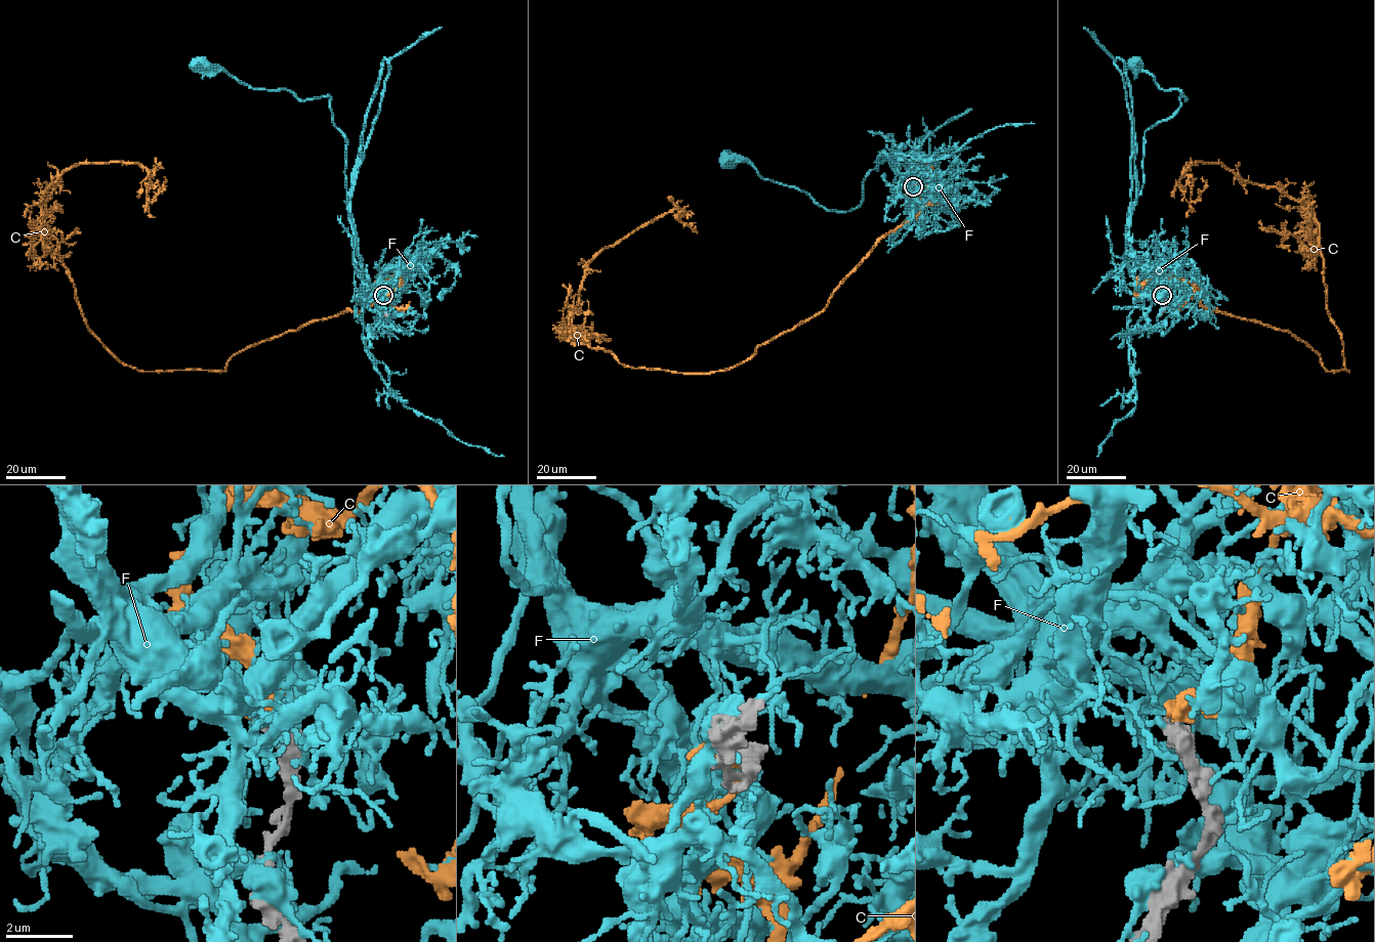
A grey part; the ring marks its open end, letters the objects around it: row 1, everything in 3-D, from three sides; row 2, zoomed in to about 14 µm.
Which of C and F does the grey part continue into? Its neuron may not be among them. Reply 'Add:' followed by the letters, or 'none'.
Add: none

